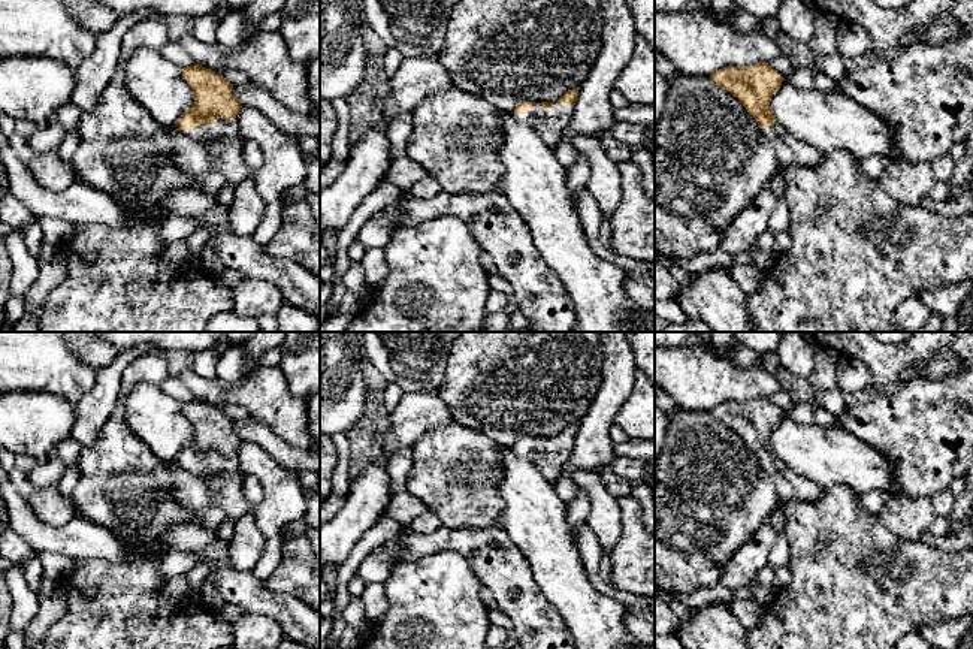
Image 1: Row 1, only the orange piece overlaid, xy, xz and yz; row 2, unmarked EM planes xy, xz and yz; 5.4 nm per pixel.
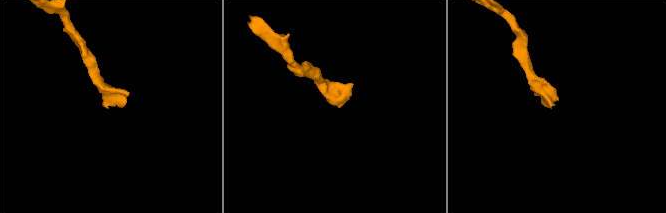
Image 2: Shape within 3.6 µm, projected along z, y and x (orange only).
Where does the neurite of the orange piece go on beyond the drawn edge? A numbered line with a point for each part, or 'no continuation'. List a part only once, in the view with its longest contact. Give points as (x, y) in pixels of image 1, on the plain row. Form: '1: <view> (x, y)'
1: xy (224, 462)

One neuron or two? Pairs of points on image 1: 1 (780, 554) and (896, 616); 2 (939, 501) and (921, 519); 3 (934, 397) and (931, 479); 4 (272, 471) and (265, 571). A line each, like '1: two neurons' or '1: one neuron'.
1: two neurons
2: two neurons
3: one neuron
4: one neuron

